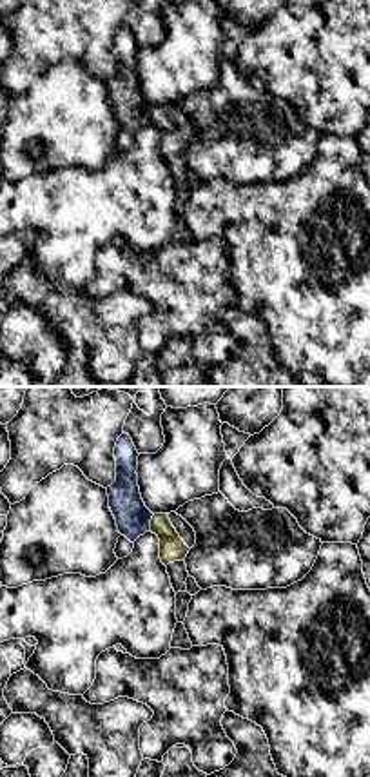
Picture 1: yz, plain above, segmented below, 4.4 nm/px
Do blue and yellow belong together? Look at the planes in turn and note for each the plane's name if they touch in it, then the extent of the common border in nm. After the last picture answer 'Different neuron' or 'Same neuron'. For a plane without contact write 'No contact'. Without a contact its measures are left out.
Touches blue in yz. Shared border 80 nm

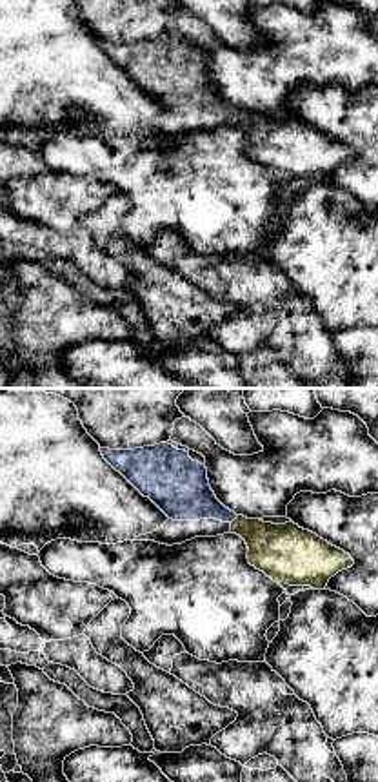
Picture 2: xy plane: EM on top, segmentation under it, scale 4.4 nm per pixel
Touches blue in xy. Shared border 50 nm

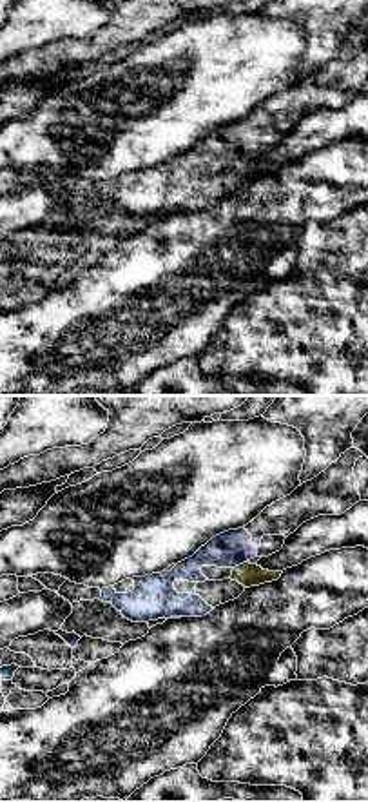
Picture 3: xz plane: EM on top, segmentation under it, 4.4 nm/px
Touches blue in xz. Shared border 70 nm

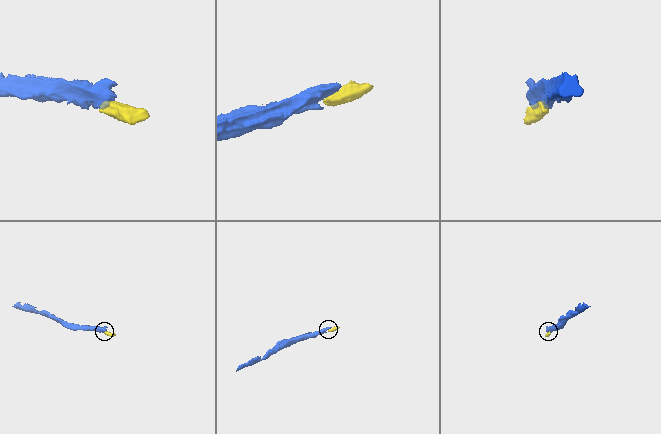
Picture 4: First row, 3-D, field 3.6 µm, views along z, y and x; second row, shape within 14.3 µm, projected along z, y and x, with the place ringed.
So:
Same neuron

